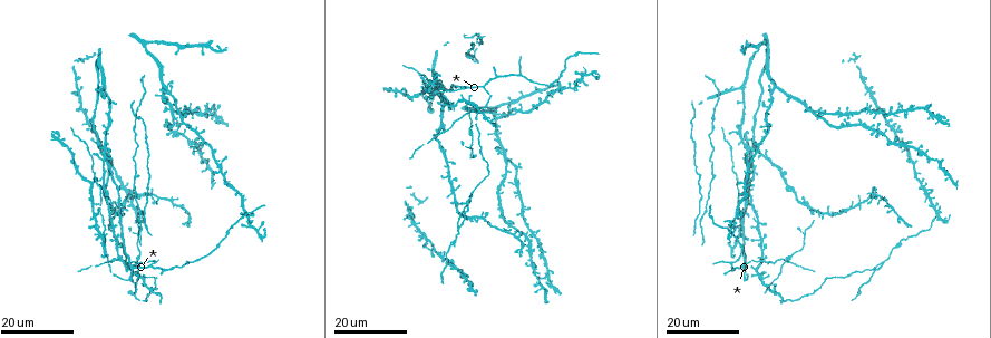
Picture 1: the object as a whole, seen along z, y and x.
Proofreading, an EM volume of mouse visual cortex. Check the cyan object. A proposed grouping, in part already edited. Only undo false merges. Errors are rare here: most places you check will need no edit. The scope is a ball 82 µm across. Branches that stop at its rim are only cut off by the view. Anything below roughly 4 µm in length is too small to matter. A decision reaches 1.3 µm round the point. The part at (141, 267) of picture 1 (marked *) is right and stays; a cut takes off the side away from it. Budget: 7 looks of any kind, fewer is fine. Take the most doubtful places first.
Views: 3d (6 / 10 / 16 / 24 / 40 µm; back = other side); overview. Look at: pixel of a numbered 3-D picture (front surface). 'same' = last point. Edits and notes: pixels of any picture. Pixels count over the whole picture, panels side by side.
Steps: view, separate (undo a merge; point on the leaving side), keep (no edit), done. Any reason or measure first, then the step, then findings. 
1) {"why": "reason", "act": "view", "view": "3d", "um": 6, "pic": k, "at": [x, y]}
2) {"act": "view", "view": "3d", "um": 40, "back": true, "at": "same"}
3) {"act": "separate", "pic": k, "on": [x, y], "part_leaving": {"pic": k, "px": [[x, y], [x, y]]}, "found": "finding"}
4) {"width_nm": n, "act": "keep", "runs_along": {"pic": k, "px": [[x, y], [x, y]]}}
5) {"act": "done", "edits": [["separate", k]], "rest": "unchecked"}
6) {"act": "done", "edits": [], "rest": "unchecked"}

{"why": "small branch off a trunk", "act": "view", "view": "3d", "um": 16, "pic": 1, "at": [106, 234]}

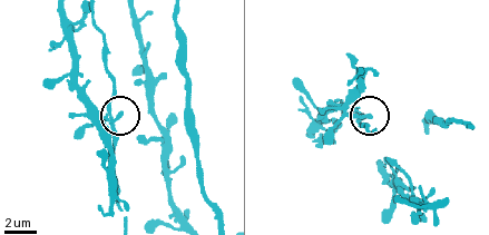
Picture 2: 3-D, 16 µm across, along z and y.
{"act": "view", "view": "3d", "um": 10, "pic": 2, "at": [358, 120]}

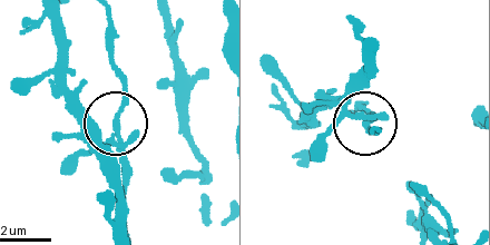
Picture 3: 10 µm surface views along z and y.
{"width_nm": 170, "act": "keep", "found": "continuous, no second neuron"}

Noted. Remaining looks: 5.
{"why": "two arms in line, one across", "act": "view", "view": "3d", "um": 24, "pic": 1, "at": [885, 261]}

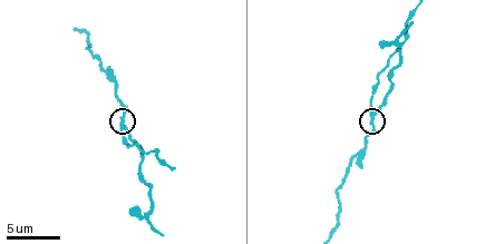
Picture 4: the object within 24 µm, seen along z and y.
{"act": "view", "view": "3d", "um": 6, "pic": 4, "at": [125, 124]}

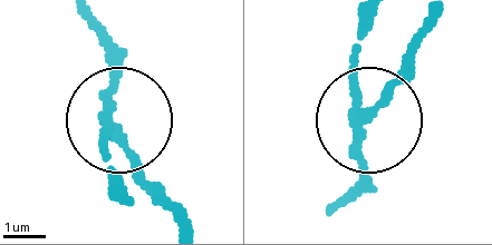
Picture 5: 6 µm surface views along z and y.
{"act": "separate", "pic": 5, "on": [116, 81], "part_leaving": {"pic": 5, "px": [[107, 113], [107, 62], [89, 20]]}, "found": "two neurons meet here"}

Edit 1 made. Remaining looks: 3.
{"act": "view", "view": "overview"}

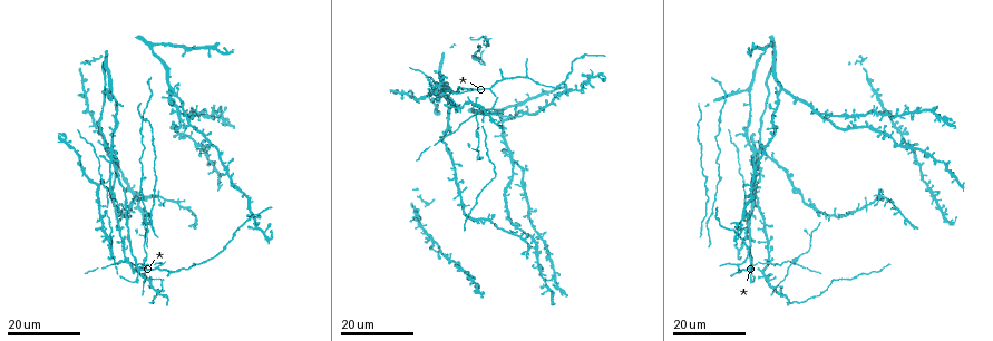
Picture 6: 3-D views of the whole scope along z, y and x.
{"why": "looks like a crossing", "act": "view", "view": "3d", "um": 24, "pic": 6, "at": [111, 156]}

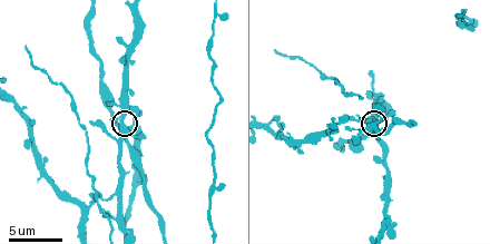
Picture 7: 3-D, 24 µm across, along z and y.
{"why": "closer look", "act": "view", "view": "3d", "um": 10, "pic": 7, "at": [126, 129]}

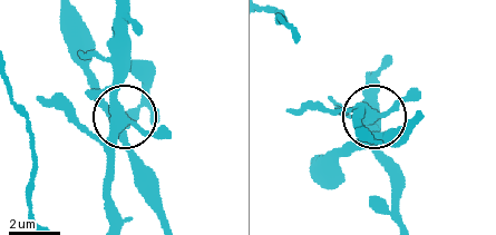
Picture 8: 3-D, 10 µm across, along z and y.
{"side_arm_um": 91, "act": "keep", "found": "one neuron here"}

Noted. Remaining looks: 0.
{"act": "done", "edits": [["separate", 5]], "rest": "unchecked"}

